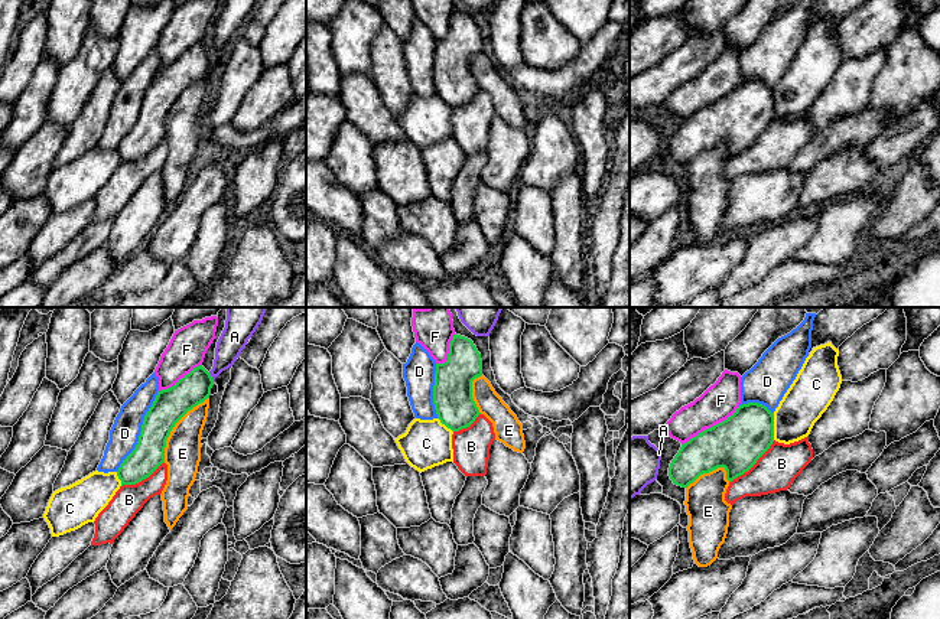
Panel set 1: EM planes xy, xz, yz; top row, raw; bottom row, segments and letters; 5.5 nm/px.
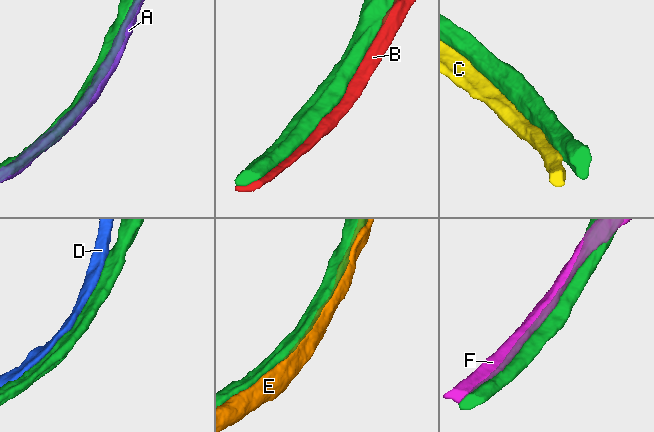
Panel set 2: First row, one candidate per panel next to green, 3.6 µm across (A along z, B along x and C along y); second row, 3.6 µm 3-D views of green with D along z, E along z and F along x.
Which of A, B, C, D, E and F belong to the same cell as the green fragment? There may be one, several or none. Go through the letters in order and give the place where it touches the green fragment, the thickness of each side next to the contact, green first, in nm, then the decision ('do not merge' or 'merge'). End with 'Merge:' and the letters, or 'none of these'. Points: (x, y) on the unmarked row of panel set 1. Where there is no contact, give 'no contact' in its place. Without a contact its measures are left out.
A: contact xy (211, 54); calibres 180 and 150 nm; do not merge
B: contact yz (753, 142); calibres 300 and 220 nm; do not merge
C: contact yz (773, 103); calibres 300 and 240 nm; do not merge
D: contact xy (140, 108); calibres 190 and 160 nm; do not merge
E: contact xy (173, 103); calibres 190 and 200 nm; do not merge
F: contact yz (711, 104); calibres 300 and 200 nm; do not merge
Merge: none of these

